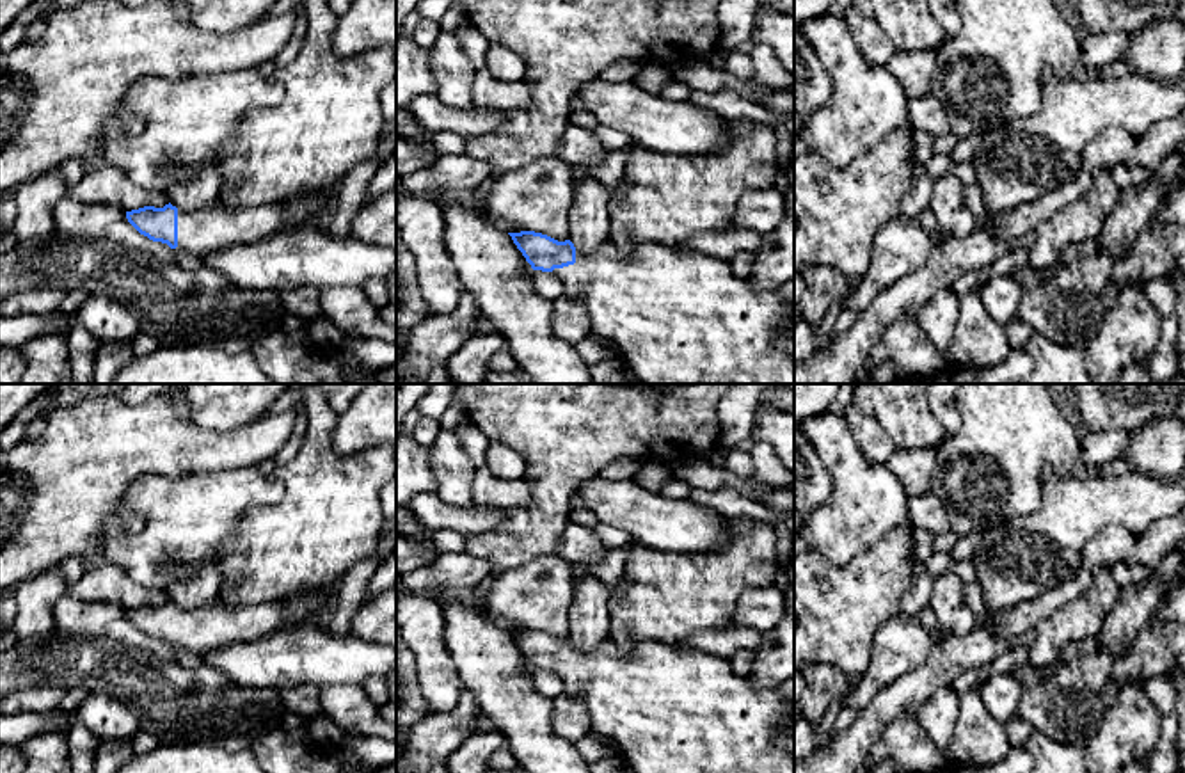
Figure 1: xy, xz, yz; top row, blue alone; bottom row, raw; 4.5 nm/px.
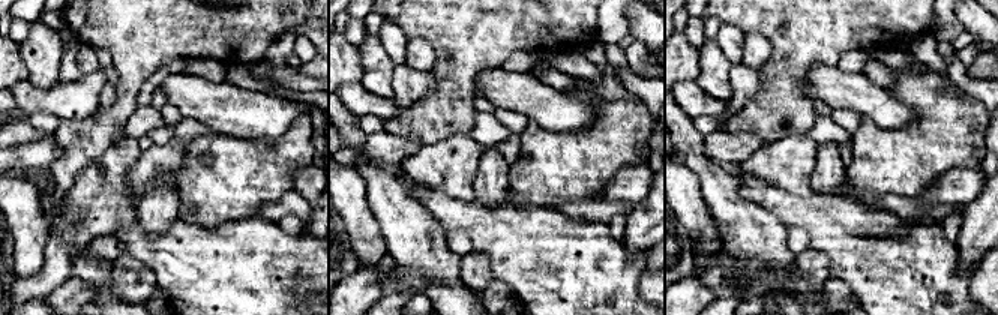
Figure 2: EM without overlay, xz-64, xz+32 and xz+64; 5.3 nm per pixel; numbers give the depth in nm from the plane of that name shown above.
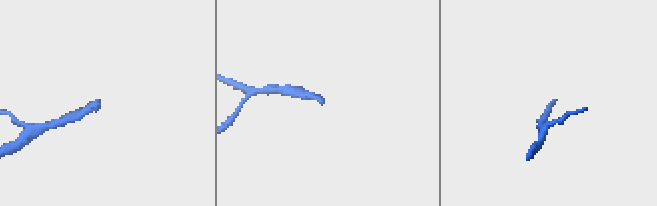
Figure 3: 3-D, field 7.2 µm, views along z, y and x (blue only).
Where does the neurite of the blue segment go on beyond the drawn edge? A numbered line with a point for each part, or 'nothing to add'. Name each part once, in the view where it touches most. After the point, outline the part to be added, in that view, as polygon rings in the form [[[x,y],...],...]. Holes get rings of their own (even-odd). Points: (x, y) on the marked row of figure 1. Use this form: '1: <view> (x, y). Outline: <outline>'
1: xy (201, 231). Outline: [[[327,194],[295,199],[290,206],[252,206],[233,210],[219,197],[195,211],[178,210],[178,249],[197,258],[238,242],[254,242],[284,226],[298,227],[322,206]]]

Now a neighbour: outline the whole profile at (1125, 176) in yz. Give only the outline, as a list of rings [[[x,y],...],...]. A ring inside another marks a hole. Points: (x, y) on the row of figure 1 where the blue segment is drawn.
[[[1116,163],[1110,172],[1121,188],[1149,183],[1157,176],[1157,172],[1151,169],[1125,167],[1123,163]]]

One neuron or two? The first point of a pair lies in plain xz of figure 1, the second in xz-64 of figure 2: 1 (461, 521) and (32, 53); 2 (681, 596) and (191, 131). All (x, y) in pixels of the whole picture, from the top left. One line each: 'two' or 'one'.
1: two
2: two

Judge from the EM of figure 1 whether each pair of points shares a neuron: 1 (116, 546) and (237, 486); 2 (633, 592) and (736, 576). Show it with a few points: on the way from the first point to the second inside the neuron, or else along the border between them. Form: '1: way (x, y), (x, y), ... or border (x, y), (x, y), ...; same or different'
1: way (146, 546), (164, 546), (206, 507); same
2: way (658, 592), (699, 592), (711, 583); same

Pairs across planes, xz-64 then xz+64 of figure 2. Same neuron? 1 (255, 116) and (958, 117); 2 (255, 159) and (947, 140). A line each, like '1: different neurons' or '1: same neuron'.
1: different neurons
2: same neuron

